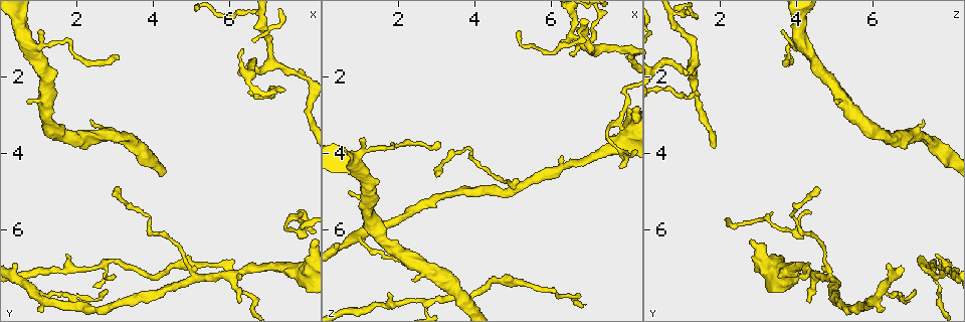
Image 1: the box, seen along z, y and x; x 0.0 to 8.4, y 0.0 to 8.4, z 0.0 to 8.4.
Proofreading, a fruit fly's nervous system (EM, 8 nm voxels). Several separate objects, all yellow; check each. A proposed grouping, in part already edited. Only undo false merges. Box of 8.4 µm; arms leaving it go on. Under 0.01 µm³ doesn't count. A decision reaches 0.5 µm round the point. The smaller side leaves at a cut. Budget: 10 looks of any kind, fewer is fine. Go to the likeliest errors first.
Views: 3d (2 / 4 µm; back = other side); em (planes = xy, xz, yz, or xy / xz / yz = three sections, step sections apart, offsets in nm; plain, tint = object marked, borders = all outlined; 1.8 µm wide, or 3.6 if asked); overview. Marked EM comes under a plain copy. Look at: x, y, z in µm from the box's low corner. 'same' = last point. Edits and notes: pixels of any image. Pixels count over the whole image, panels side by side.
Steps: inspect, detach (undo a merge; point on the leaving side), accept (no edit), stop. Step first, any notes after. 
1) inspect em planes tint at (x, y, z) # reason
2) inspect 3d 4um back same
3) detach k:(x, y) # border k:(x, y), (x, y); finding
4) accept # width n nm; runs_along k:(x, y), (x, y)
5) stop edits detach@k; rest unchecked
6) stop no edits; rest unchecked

inspect em planes borders at (2.75, 6.85, 7.95) # abrupt turn

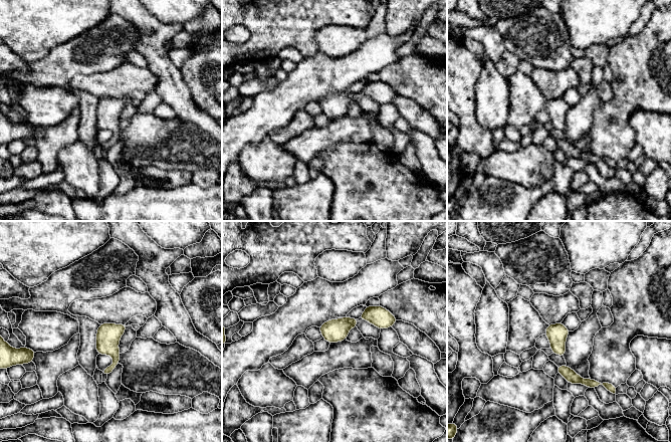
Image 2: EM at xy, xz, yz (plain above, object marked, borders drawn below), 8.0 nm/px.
accept # width 160 nm; runs_along 2:(393, 319), (360, 316), (322, 328); continuous, no second cell

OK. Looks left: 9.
inspect 3d 4um at (5.15, 7.30, 4.85) # arms part here

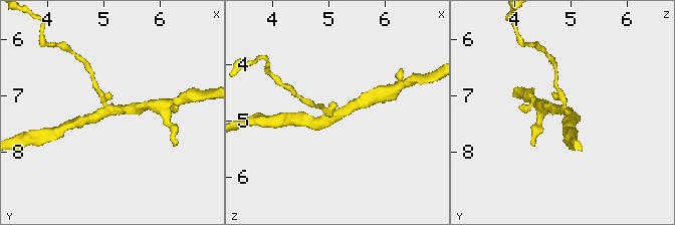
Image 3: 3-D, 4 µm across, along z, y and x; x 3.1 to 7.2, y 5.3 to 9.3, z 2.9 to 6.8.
inspect em 3.6um planes tint at (5.15, 7.30, 4.85) # arms 3

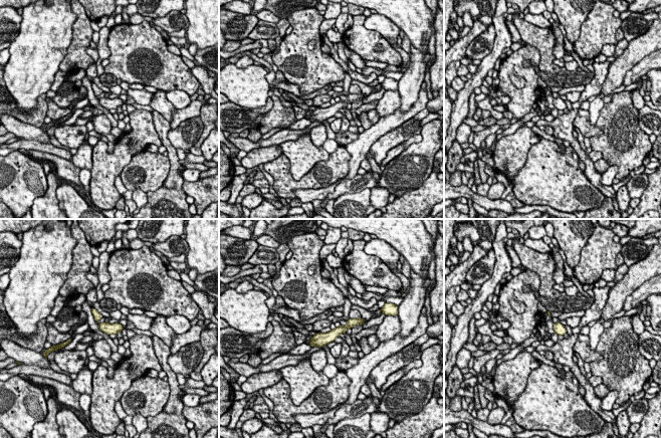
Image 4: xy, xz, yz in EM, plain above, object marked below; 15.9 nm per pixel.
accept # width 170 nm; runs_along 4:(358, 320), (327, 338), (312, 343); one cell here

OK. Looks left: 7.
inspect em xy step 4 tint at (6.60, 1.60, 0.65) # three arms meet

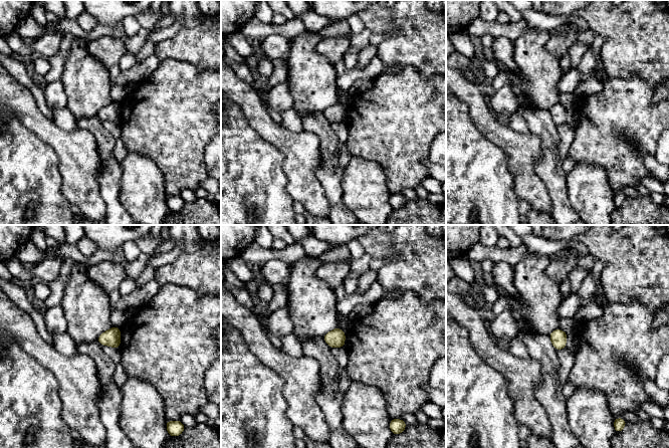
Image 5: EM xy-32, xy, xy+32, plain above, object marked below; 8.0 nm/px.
inspect em planes tint same

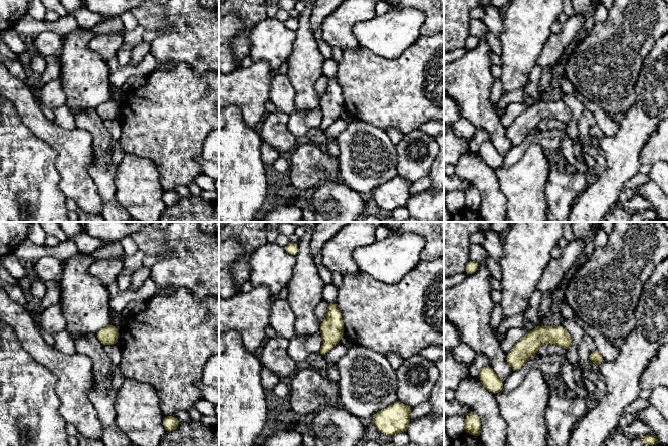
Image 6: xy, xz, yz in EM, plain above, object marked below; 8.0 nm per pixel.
accept # runs_along 6:(569, 339), (536, 337), (509, 360); all the same cell

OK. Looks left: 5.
inspect 3d 2um back at (0.90, 7.75, 6.20)

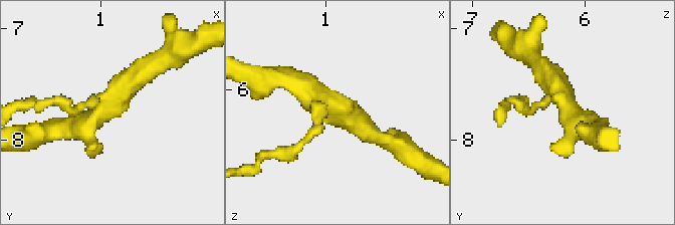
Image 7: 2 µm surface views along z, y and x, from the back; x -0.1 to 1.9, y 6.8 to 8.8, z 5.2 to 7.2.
inspect em 3.6um planes tint at (0.94, 7.72, 6.18) # arms 3

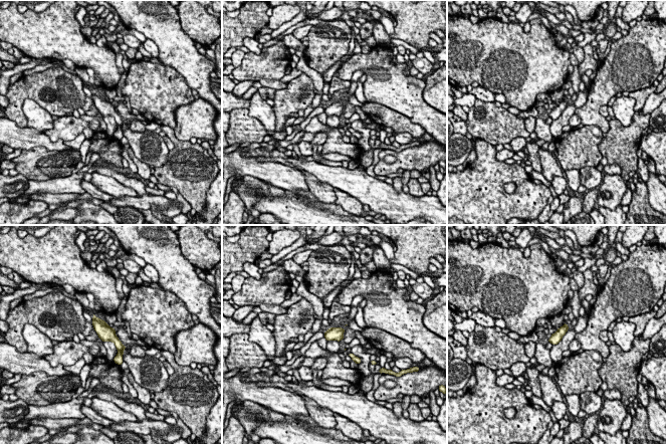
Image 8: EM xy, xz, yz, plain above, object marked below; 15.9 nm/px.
accept # runs_along 8:(94, 319), (118, 343), (120, 361); all the same cell

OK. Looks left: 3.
stop no edits; rest unchecked

